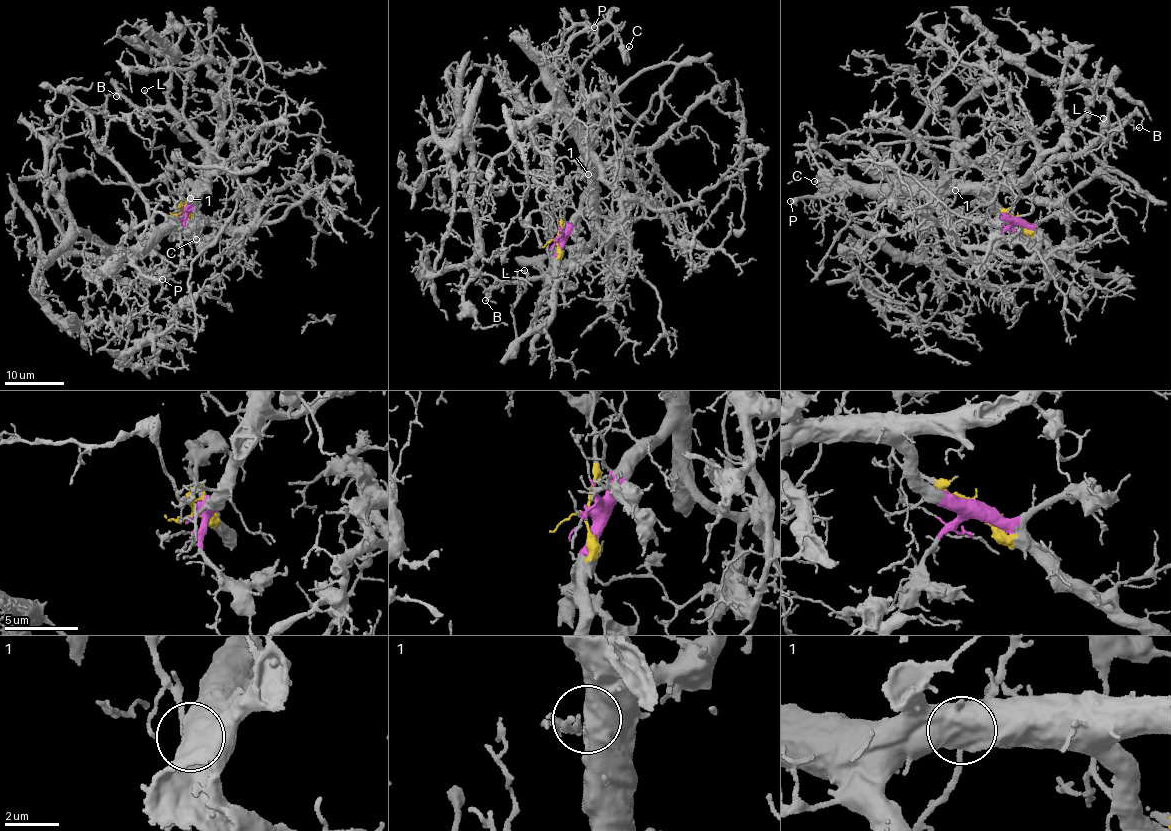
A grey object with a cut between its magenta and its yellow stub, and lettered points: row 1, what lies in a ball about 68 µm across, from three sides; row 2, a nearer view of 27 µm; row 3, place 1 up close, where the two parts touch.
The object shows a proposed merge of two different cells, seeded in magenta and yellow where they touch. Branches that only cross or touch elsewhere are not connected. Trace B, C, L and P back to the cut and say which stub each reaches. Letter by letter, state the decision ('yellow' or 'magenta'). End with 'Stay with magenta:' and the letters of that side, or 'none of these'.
B: magenta
C: magenta
L: magenta
P: magenta
Stay with magenta: B, C, L, P

